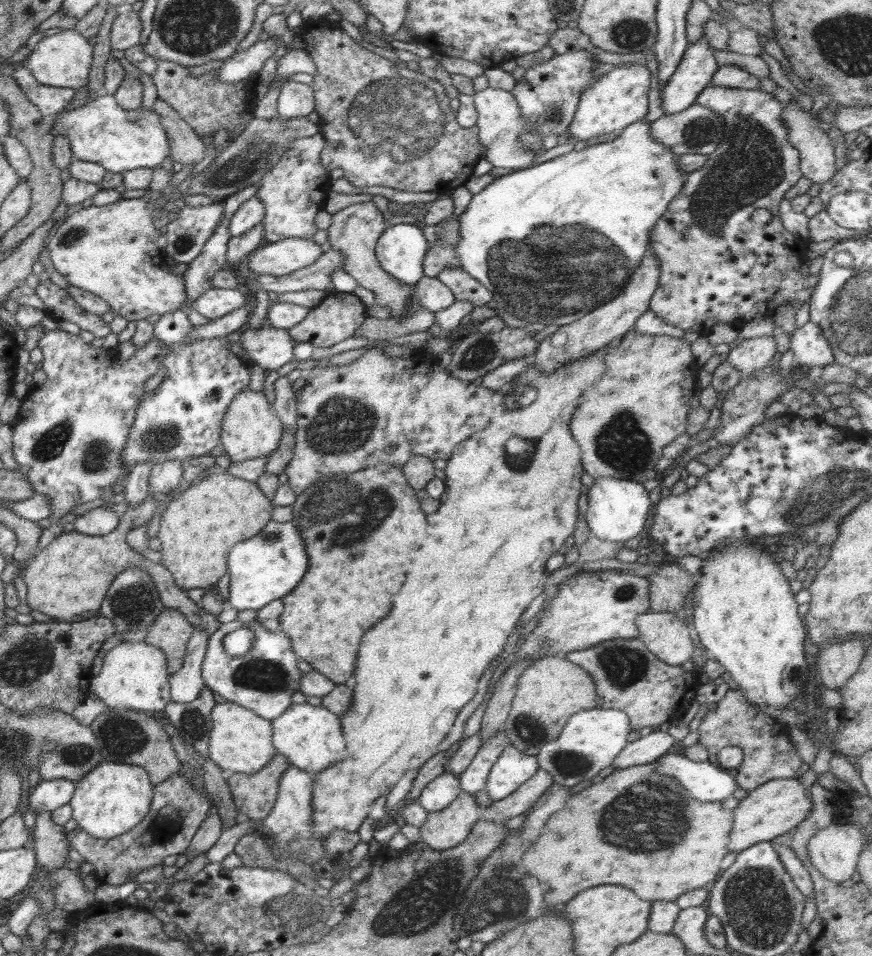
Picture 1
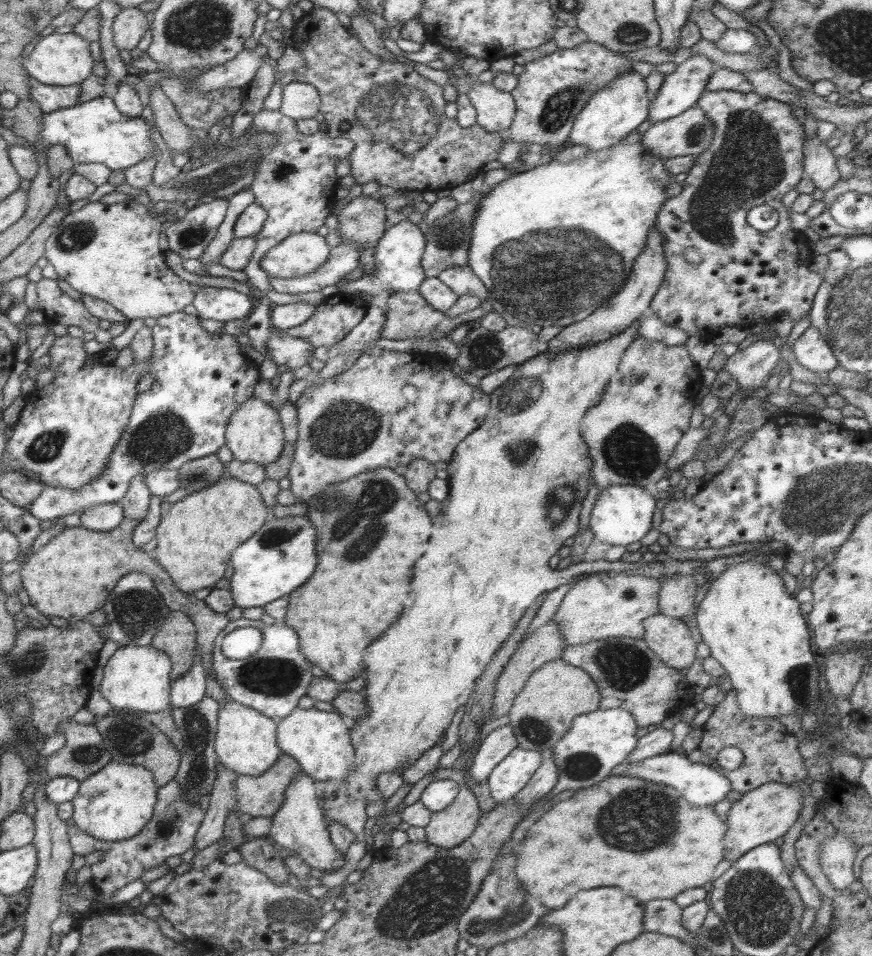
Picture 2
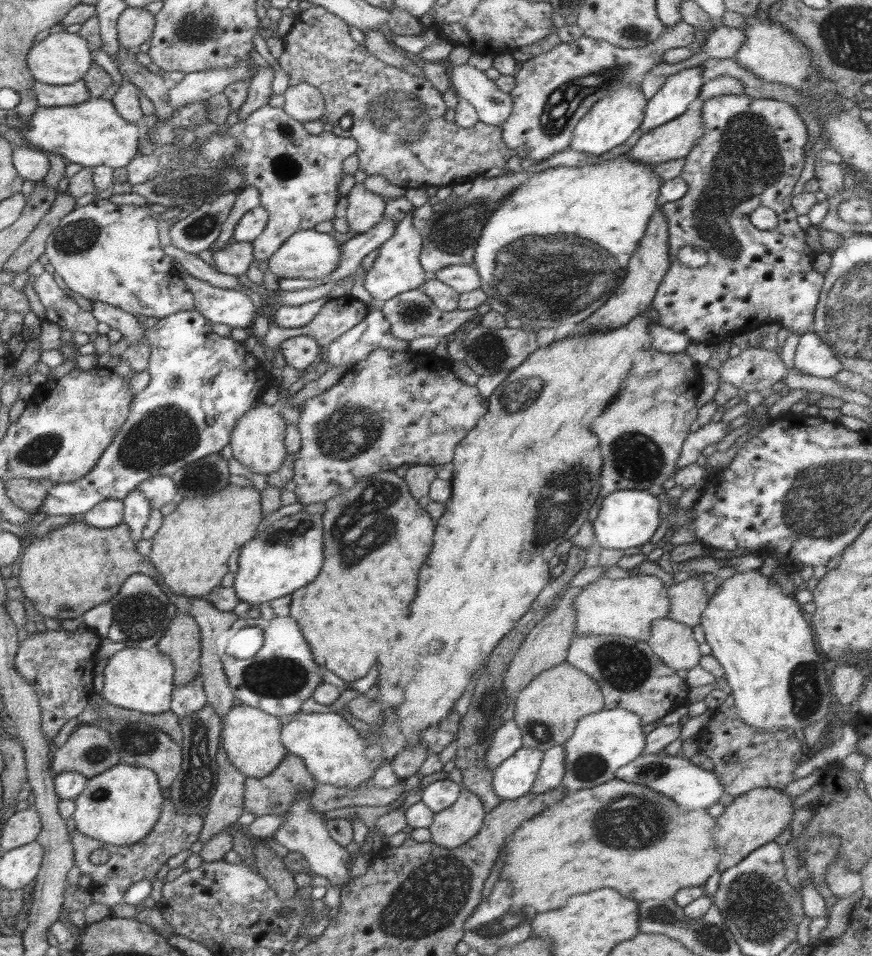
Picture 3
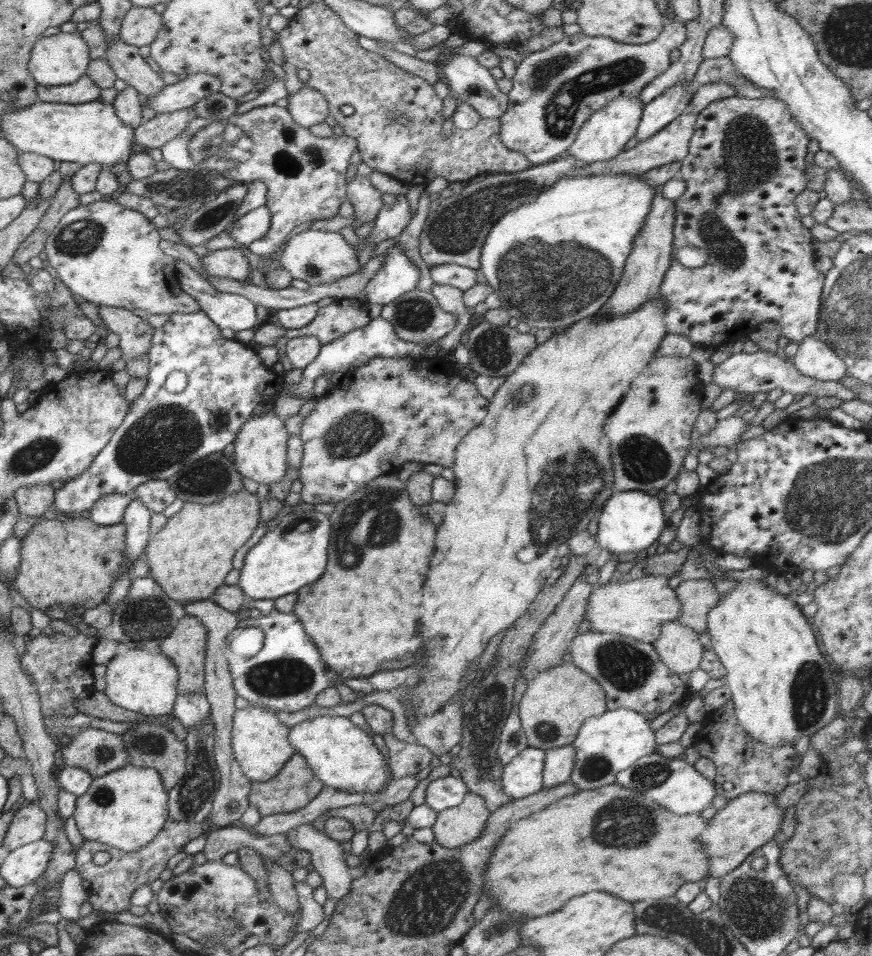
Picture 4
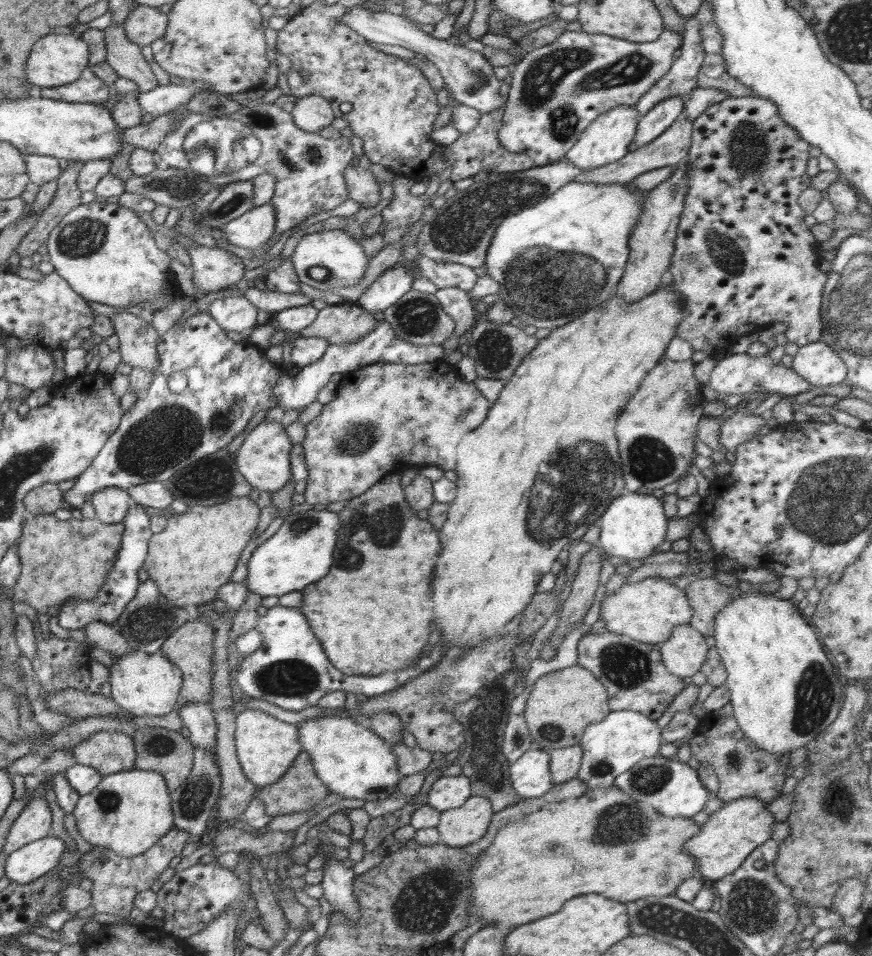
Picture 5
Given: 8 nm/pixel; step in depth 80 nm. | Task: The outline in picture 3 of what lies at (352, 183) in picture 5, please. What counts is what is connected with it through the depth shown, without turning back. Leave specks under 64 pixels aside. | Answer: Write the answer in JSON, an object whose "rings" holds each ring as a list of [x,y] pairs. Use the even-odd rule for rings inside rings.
{"rings":[[[360,183],[354,185],[346,198],[348,198],[348,211],[345,220],[350,231],[364,235],[380,223],[385,214],[385,199],[382,196],[369,192]]]}

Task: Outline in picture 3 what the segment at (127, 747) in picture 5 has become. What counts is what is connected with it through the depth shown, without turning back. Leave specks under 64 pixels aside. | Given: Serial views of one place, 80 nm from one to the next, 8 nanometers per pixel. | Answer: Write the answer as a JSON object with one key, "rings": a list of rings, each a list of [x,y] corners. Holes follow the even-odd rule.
{"rings":[[[80,724],[62,748],[54,749],[51,769],[56,774],[79,772],[89,779],[117,765],[120,759],[107,730],[97,724]]]}

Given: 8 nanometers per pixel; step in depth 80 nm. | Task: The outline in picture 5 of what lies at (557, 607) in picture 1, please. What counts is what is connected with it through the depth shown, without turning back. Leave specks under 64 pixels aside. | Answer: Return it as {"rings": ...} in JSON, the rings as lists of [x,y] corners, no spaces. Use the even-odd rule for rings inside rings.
{"rings":[[[648,577],[636,584],[624,583],[612,594],[605,595],[599,618],[604,620],[606,630],[611,633],[656,645],[664,642],[676,625],[688,625],[692,615],[693,610],[684,589],[676,587],[662,577]]]}

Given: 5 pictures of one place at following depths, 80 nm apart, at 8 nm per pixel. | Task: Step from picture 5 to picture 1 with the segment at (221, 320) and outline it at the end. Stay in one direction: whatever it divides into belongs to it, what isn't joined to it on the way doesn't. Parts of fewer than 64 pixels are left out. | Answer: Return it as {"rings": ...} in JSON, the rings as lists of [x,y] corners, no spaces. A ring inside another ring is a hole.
{"rings":[[[211,286],[202,296],[193,302],[196,312],[209,319],[226,316],[237,308],[246,308],[248,297],[245,291],[232,288],[217,288]]]}

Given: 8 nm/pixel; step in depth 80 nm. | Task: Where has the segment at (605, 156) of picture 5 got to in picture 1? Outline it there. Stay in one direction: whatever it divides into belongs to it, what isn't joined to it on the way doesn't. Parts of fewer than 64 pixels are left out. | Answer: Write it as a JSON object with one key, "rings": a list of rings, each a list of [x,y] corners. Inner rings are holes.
{"rings":[[[624,63],[610,70],[606,75],[600,75],[593,83],[584,87],[580,93],[580,100],[568,128],[568,138],[578,144],[588,145],[607,141],[619,134],[629,124],[635,123],[648,113],[648,88],[650,88],[650,70],[645,64]]]}

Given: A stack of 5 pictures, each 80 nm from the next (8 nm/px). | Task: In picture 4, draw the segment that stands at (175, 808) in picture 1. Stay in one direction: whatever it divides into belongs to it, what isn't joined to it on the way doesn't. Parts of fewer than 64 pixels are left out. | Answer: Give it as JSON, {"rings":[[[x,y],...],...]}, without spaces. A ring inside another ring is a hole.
{"rings":[[[168,818],[159,834],[145,847],[134,852],[124,852],[102,843],[84,839],[82,845],[75,852],[75,869],[83,880],[90,882],[87,893],[94,910],[113,913],[128,911],[132,905],[130,897],[134,890],[156,880],[160,873],[167,868],[168,860],[178,852],[182,852],[190,840],[205,835],[205,831],[206,825],[196,824],[196,822],[176,822]],[[100,850],[108,852],[111,856],[110,861],[104,865],[98,865],[92,861],[92,855]]]}

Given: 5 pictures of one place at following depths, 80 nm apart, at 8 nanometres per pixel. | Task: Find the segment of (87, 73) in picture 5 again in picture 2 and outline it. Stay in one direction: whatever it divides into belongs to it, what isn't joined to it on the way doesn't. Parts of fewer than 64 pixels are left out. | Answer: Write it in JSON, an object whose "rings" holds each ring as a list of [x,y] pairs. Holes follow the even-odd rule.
{"rings":[[[28,77],[29,93],[39,104],[40,110],[52,112],[60,108],[70,108],[79,101],[80,85],[74,84],[68,87],[42,84],[35,78]]]}

